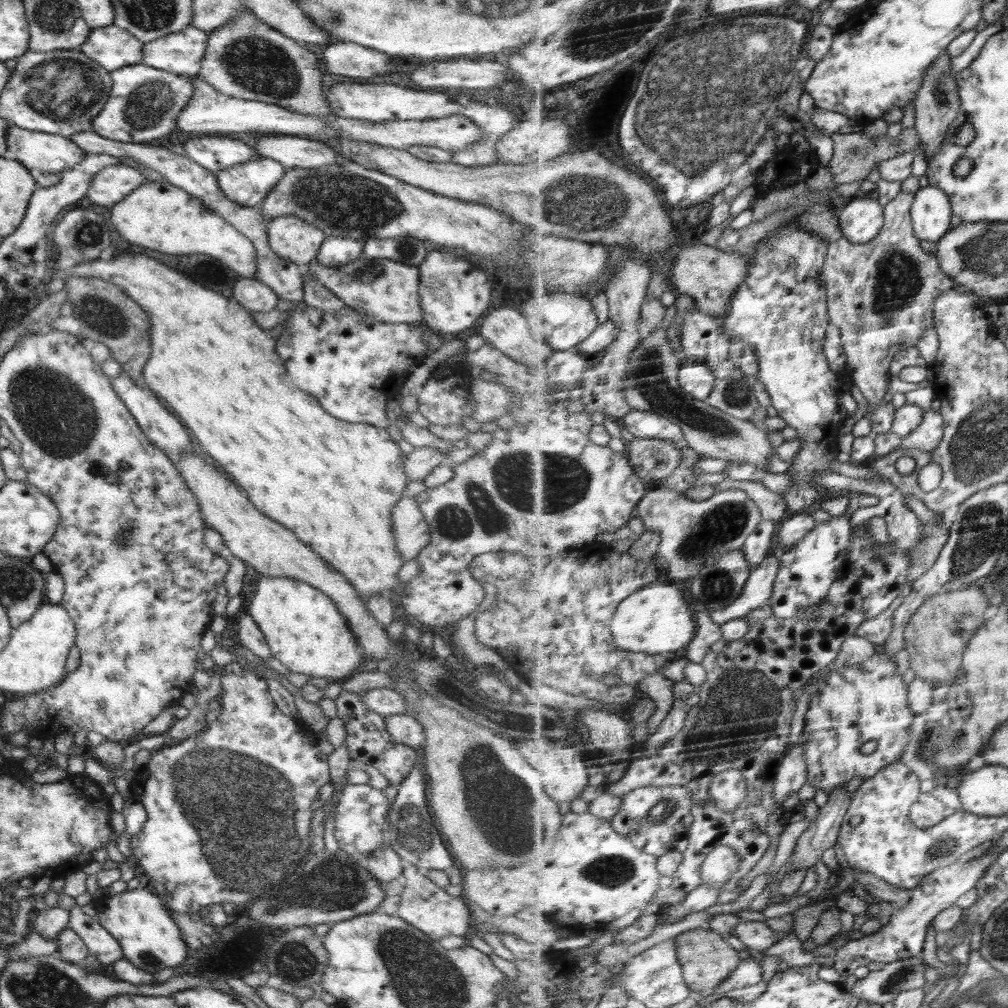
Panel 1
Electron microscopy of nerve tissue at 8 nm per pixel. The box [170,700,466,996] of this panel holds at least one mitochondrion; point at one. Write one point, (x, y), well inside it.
(330, 884)

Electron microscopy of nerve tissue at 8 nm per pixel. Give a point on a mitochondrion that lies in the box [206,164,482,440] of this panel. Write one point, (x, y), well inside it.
(345, 202)

